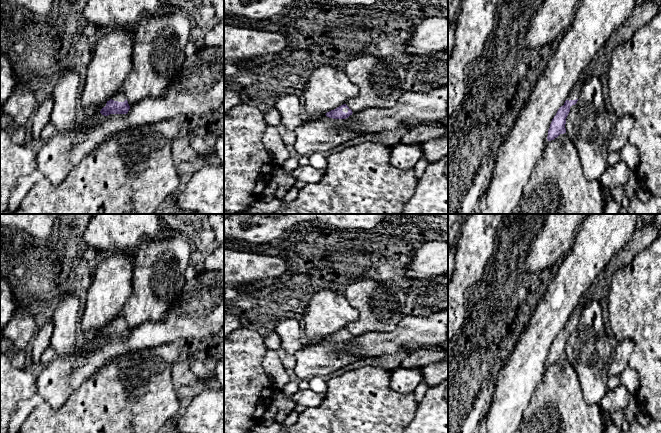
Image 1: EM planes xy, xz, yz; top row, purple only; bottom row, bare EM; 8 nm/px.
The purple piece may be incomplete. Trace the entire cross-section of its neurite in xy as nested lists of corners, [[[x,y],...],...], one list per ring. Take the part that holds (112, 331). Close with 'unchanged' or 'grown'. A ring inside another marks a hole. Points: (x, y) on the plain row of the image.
[[[122,311],[112,323],[107,325],[106,330],[101,333],[100,337],[104,340],[110,338],[127,338],[129,333],[130,330]]]; grown

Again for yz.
[[[581,303],[575,308],[575,310],[572,312],[571,317],[567,324],[565,325],[564,329],[561,330],[554,342],[552,343],[552,346],[550,348],[550,352],[548,354],[548,365],[554,364],[557,362],[560,358],[566,357],[566,342],[570,336],[570,331],[572,329],[575,329],[578,325],[583,307],[585,304]]]; grown

